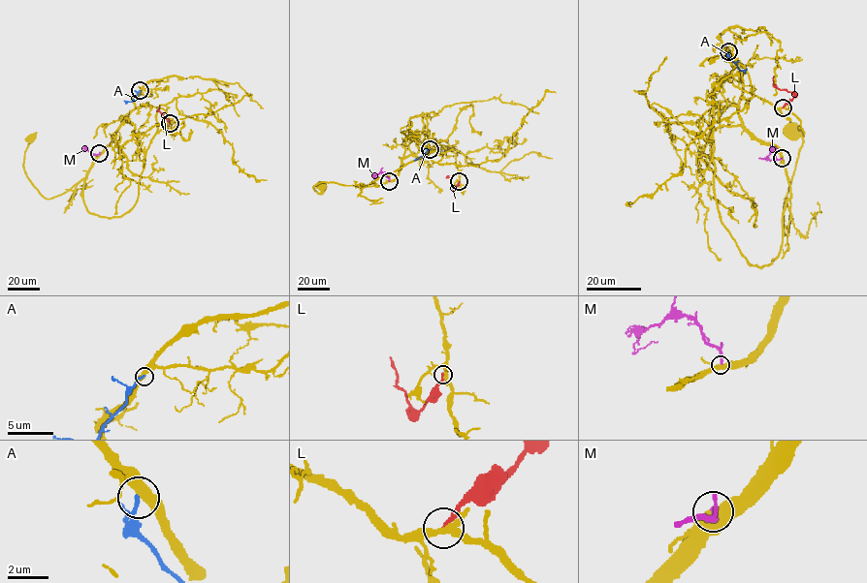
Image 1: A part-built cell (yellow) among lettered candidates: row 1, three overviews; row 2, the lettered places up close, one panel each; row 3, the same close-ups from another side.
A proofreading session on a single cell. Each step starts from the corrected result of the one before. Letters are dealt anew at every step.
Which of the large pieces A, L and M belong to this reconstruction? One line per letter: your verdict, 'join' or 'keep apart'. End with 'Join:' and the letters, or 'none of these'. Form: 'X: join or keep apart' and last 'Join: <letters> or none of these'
A: keep apart
L: keep apart
M: keep apart
Join: none of these

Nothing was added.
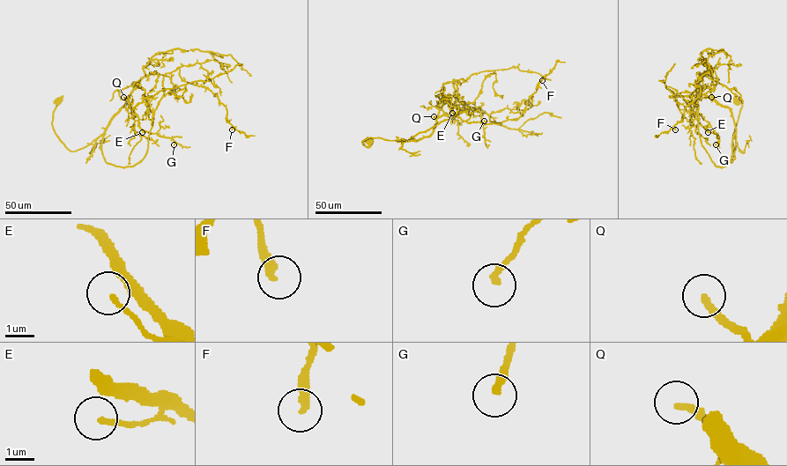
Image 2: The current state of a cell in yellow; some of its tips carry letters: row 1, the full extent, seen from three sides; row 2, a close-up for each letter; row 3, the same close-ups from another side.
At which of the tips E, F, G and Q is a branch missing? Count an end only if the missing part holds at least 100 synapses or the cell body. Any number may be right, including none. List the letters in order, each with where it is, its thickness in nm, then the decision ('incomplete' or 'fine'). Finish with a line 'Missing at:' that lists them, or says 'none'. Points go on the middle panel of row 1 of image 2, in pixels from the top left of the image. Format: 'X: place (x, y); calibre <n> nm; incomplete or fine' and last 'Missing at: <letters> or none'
E: place (452, 113); calibre 160 nm; fine
F: place (542, 80); calibre 300 nm; fine
G: place (484, 121); calibre 220 nm; fine
Q: place (434, 116); calibre 220 nm; incomplete
Missing at: Q

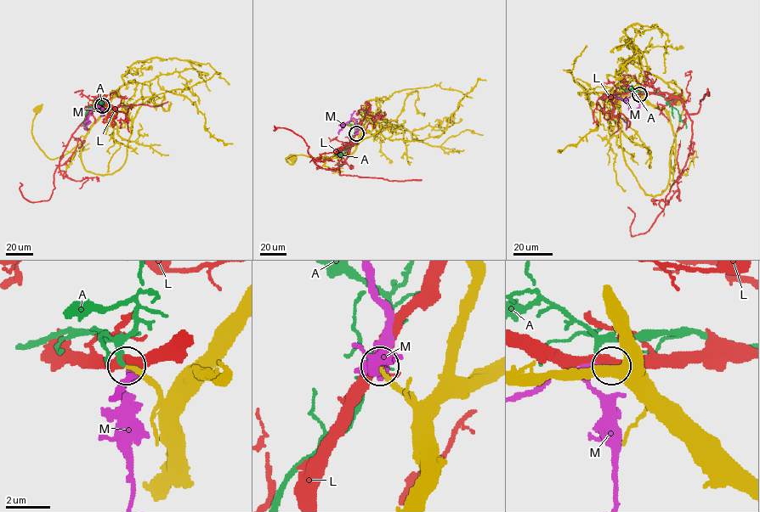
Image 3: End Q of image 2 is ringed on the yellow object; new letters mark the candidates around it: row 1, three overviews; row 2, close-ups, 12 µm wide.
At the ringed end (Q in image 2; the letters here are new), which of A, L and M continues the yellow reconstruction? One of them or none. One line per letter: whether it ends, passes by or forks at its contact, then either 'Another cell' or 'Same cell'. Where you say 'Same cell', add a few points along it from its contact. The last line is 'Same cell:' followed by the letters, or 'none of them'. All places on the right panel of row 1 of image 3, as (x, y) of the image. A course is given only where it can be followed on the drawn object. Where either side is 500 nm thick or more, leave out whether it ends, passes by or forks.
A: It ends there. Same cell. Its course: (639, 94), (647, 91), (663, 96), (677, 110), (686, 128)
L: It passes by. Another cell
M: It ends there. Another cell
Same cell: A

